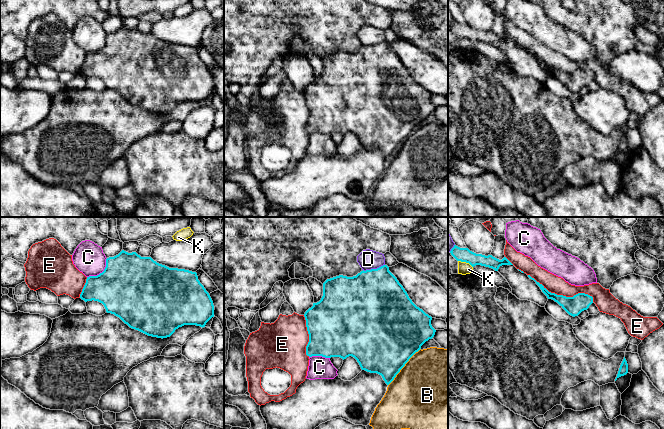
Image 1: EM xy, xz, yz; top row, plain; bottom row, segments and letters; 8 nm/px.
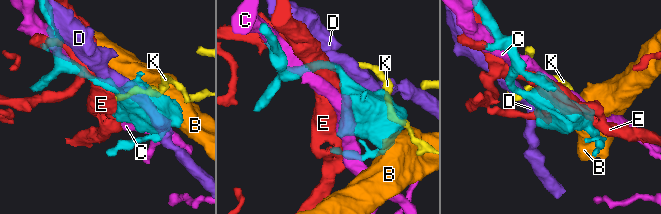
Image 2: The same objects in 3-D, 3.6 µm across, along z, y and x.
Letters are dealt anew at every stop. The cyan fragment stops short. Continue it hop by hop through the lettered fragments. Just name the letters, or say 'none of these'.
E

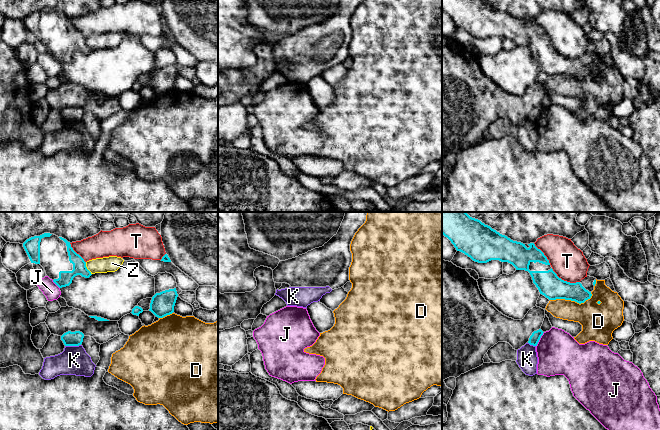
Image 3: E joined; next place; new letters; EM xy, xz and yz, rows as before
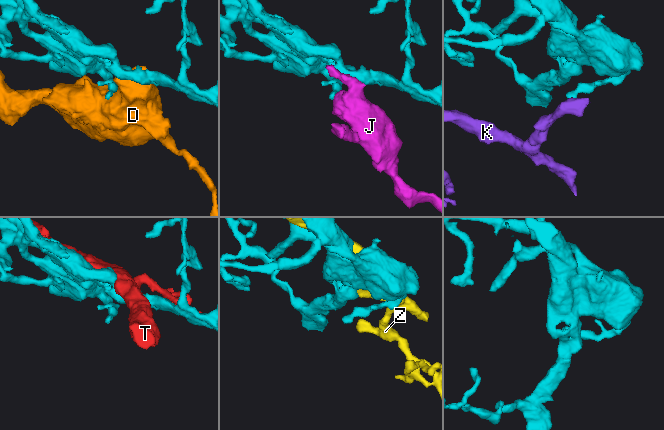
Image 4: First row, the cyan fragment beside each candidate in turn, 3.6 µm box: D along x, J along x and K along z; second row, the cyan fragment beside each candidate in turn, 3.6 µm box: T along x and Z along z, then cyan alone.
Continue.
none of these

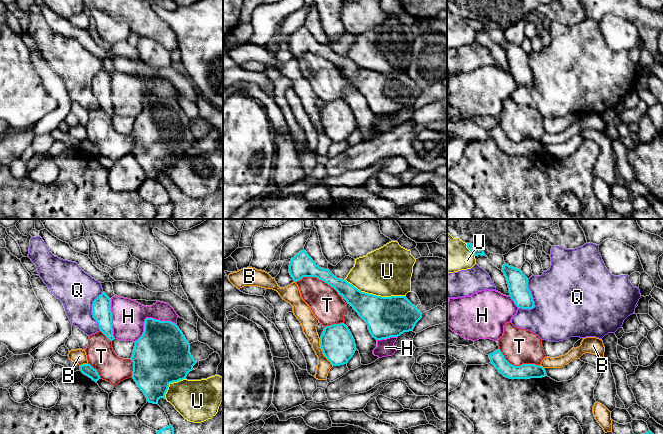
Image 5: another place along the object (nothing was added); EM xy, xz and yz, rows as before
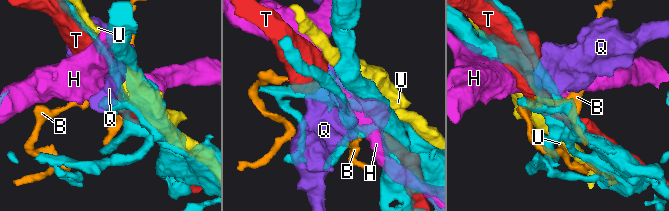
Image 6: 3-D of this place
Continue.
none of these

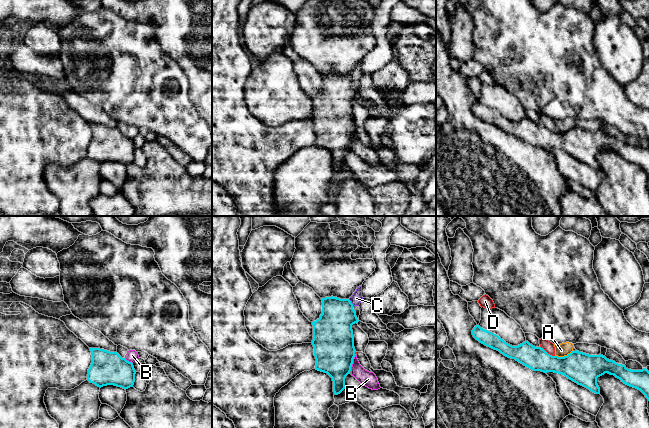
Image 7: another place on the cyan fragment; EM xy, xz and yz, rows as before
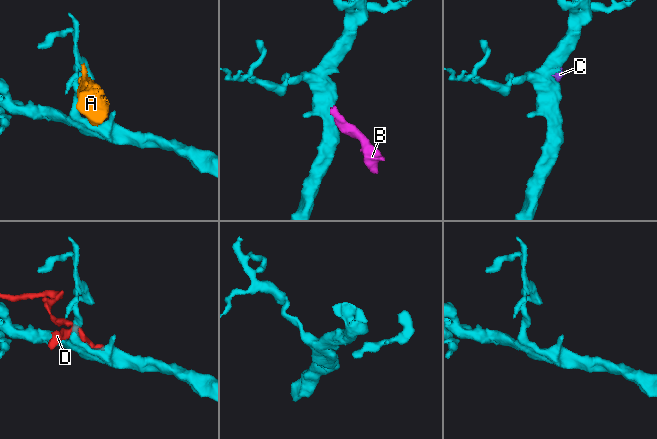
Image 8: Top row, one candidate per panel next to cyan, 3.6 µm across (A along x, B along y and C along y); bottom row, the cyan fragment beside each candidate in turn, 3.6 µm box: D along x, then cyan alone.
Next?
C

